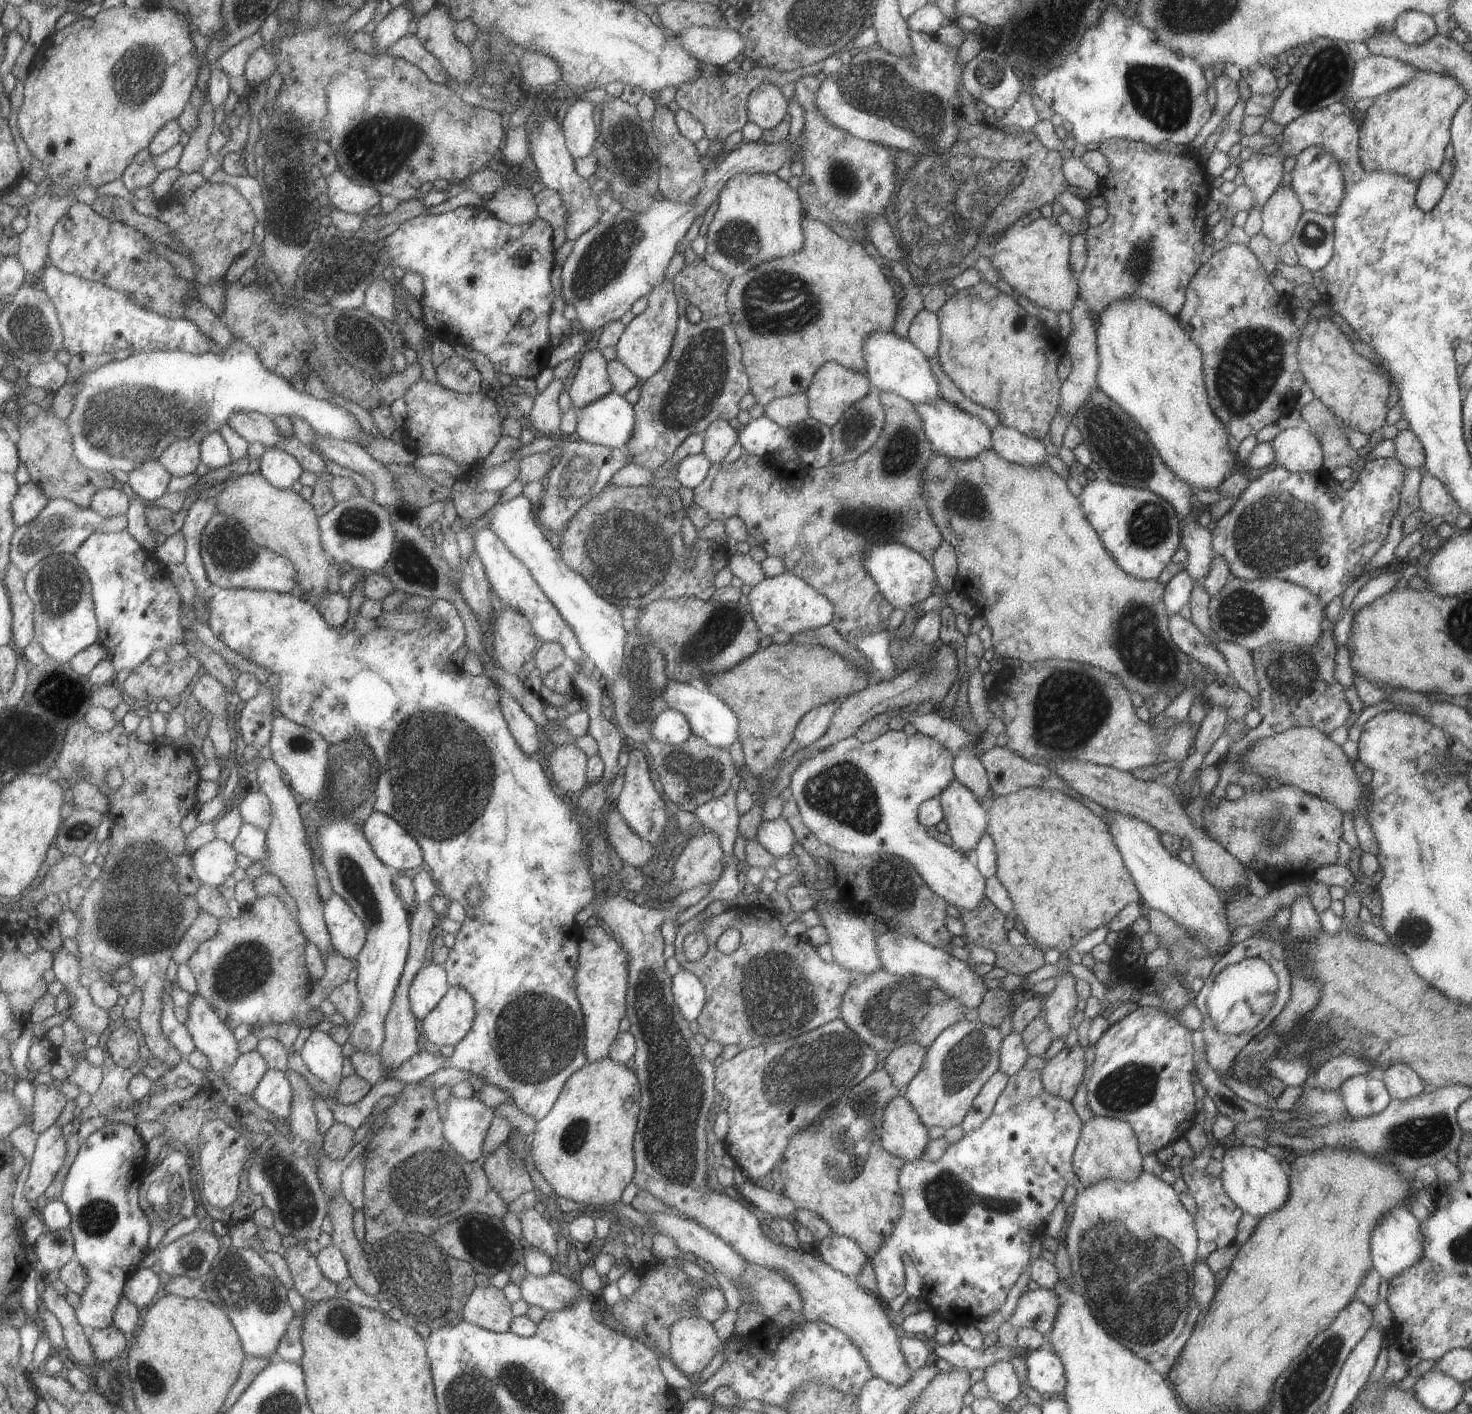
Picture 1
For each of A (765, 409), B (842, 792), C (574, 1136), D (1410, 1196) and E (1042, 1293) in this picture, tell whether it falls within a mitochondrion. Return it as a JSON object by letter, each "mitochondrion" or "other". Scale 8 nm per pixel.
{"A":"other","B":"mitochondrion","C":"mitochondrion","D":"other","E":"other"}

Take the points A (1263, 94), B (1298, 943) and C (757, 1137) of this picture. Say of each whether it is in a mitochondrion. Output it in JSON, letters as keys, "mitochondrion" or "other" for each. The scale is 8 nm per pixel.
{"A":"other","B":"other","C":"other"}

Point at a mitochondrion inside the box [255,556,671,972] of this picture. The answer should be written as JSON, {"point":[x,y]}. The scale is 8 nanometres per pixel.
{"point":[439,772]}

